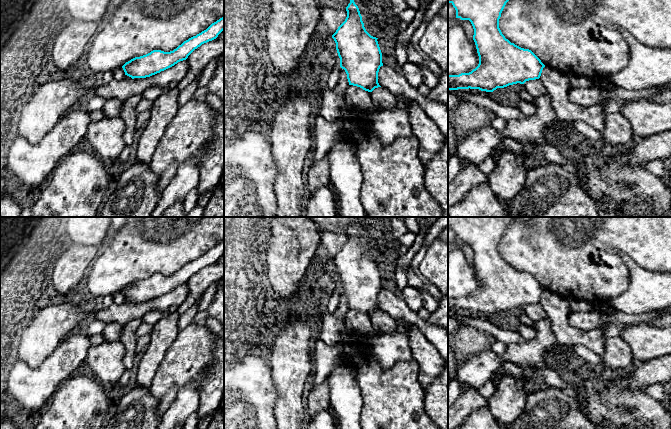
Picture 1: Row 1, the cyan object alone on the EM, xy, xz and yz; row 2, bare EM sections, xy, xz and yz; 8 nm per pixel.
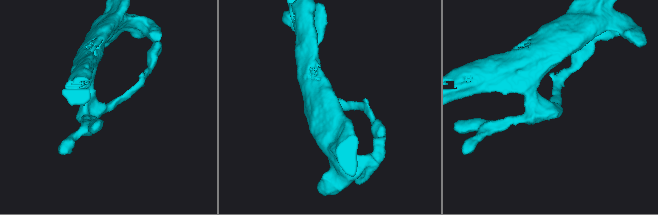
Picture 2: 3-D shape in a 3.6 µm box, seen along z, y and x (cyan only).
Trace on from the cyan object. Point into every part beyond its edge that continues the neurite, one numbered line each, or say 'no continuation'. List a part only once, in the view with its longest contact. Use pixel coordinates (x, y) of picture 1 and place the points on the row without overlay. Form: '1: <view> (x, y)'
no continuation

